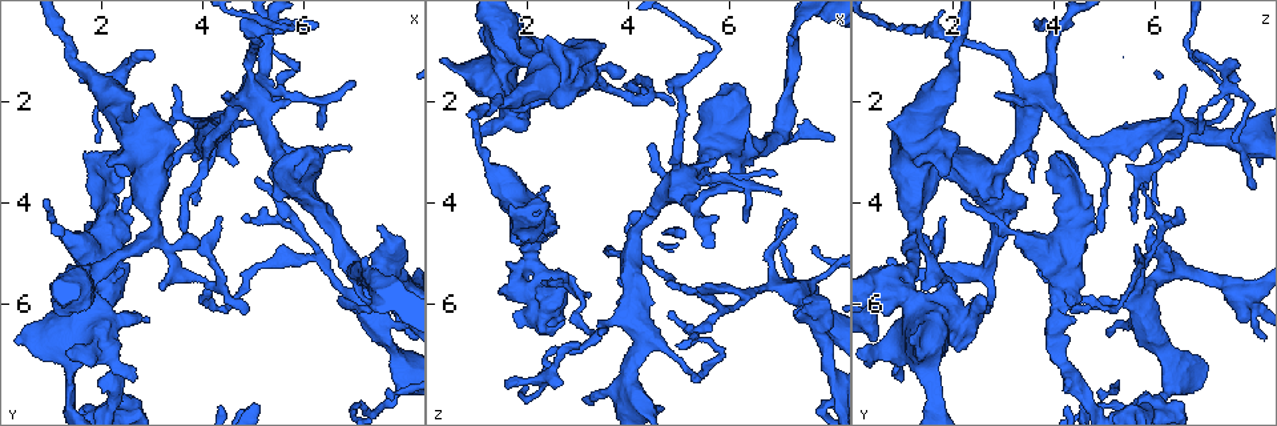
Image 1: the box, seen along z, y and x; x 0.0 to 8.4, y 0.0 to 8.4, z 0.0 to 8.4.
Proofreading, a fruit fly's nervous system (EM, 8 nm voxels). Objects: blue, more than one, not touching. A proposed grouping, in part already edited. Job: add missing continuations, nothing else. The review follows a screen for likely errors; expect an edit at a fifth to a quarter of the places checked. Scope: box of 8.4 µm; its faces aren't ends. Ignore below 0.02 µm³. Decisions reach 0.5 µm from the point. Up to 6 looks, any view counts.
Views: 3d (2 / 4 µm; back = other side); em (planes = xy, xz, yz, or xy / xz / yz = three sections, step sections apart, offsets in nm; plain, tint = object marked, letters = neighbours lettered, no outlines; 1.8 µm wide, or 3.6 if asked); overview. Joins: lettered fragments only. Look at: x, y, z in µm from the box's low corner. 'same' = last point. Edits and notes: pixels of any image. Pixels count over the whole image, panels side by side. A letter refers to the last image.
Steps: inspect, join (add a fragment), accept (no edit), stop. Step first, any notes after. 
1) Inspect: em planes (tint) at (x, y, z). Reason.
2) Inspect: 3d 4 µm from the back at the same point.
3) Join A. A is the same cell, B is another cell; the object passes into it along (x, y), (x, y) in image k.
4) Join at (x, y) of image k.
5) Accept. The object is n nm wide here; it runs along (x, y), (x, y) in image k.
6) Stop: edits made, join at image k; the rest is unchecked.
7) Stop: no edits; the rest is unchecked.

Inspect: 3d 2 µm at (4.05, 4.85, 1.70). Sharp bend.

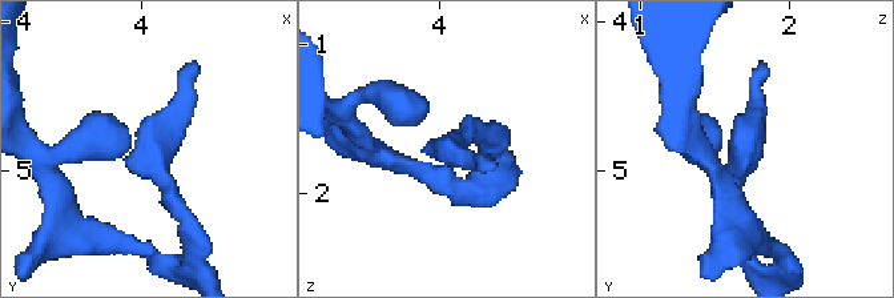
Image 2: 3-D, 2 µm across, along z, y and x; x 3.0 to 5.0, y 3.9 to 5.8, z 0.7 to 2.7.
Inspect: em planes (letters) at (4.00, 4.88, 1.66). Need the tissue.

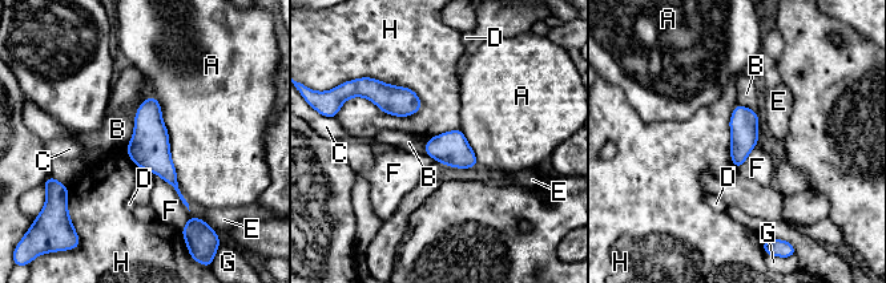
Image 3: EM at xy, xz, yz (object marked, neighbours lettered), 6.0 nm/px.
Accept. A, B, C, D, E, F, G and H are other cells; a border runs along (358, 96), (398, 116), (422, 106) in image 3; no lettered fragment goes on from it.

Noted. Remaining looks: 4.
Inspect: 3d 4 µm at (1.95, 6.95, 0.95). Thick turns thin.

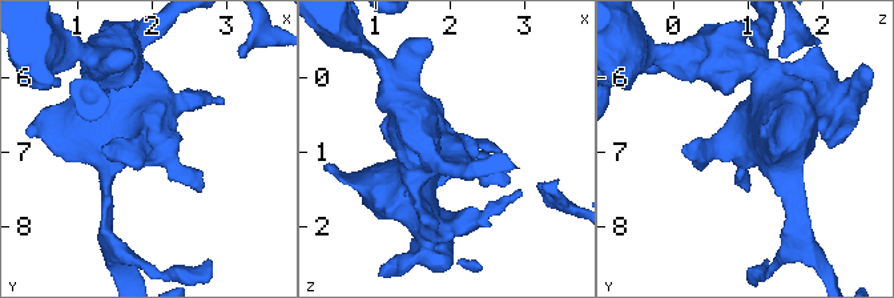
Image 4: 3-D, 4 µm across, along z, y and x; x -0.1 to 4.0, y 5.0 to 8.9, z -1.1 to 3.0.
Inspect: em 3.6 µm planes (letters) at (1.90, 6.95, 0.95). Now the EM.

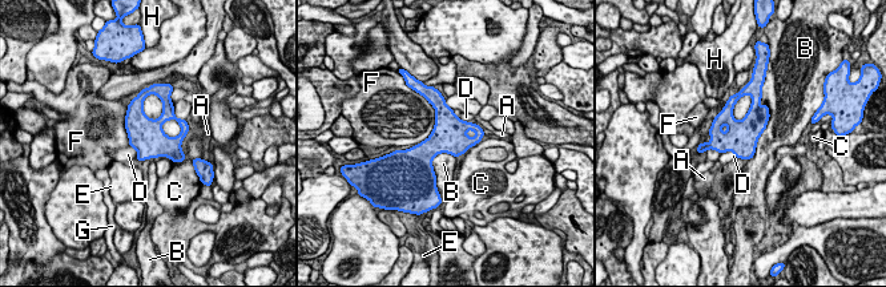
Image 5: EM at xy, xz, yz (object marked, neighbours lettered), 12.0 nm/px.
Accept. A, B, C, D, E, F, G and H are other cells; a border runs along (762, 96), (769, 120), (748, 160) in image 5; no lettered fragment goes on from it.

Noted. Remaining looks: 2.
Inspect: 3d 2 µm from the back at (1.70, 3.10, 4.05). Free end.

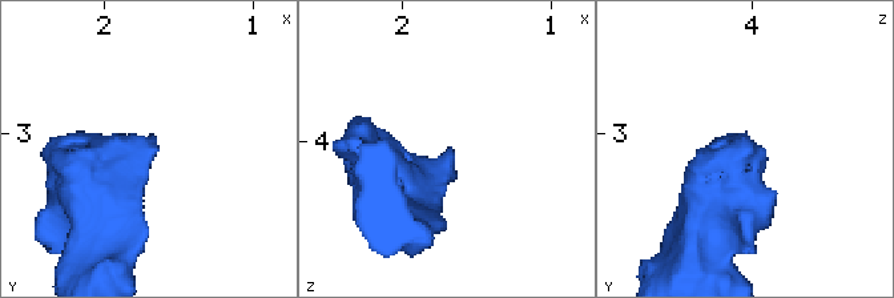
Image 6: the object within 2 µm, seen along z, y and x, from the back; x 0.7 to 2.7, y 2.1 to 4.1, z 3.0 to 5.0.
Inspect: em planes (letters) at (1.70, 3.06, 4.04). Shape alone is not enough.

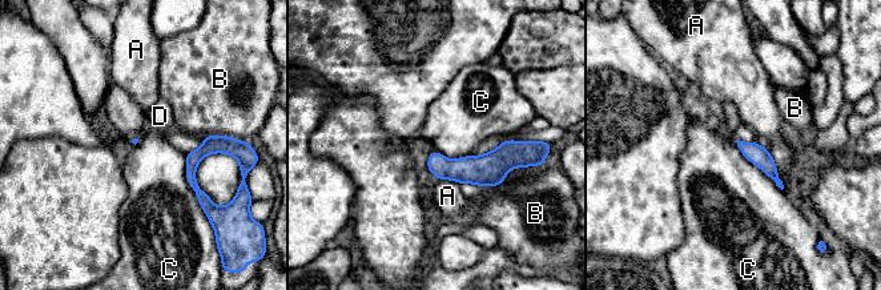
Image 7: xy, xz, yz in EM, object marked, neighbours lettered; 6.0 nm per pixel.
Accept. A, B, C and D are other cells; none of them fits.

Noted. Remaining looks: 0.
Stop: no edits; the rest is unchecked.

